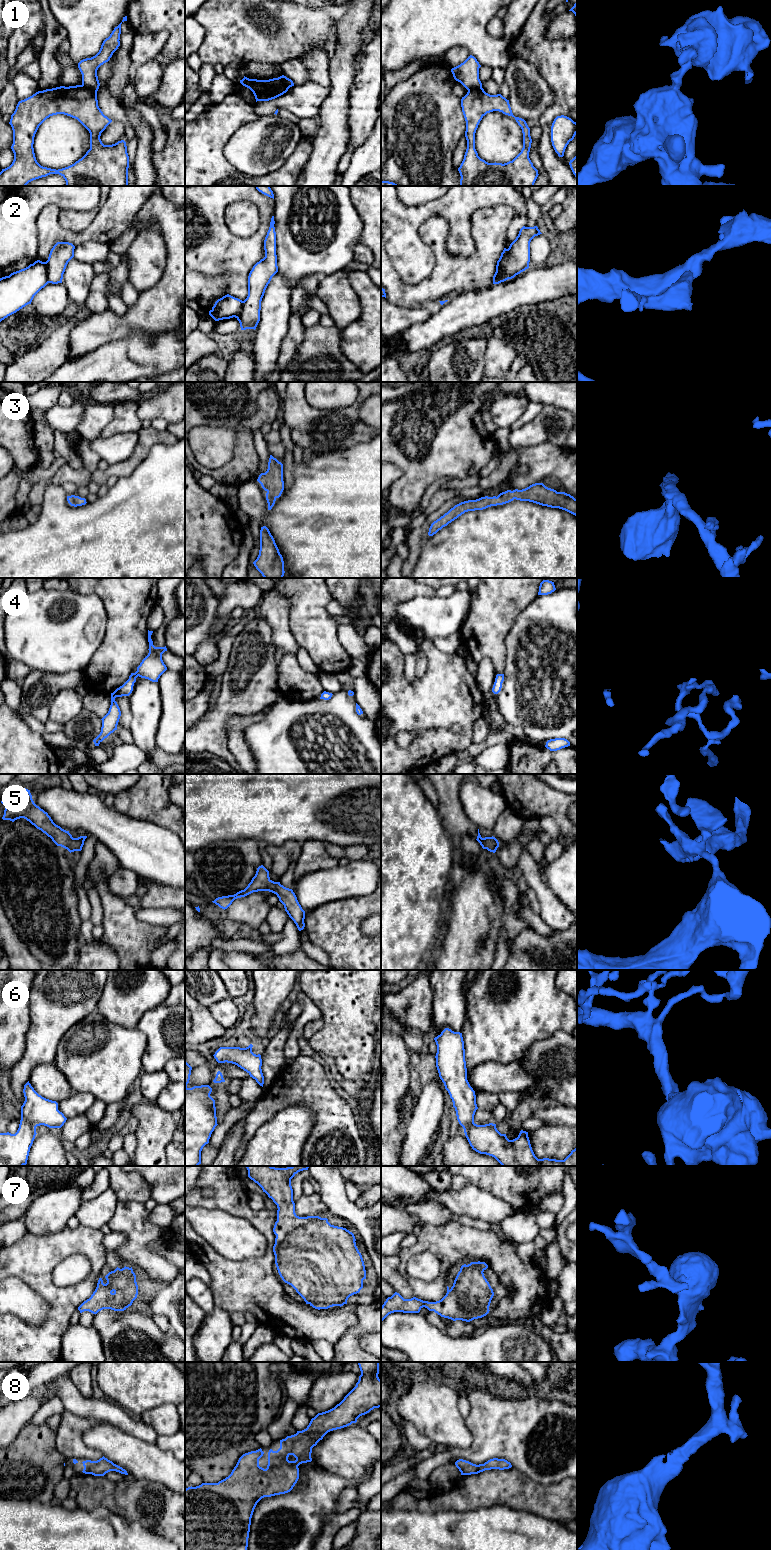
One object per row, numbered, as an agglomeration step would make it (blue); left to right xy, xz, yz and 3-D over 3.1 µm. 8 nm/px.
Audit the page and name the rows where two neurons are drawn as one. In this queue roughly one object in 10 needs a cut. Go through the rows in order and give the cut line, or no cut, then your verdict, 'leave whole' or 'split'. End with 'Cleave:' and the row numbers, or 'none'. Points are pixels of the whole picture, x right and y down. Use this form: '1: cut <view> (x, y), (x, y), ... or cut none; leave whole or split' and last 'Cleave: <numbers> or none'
1: cut xy (81, 85), (96, 92); split
2: cut xy (44, 262), (48, 282); split
3: cut none; leave whole
4: cut none; leave whole
5: cut none; leave whole
6: cut none; leave whole
7: cut none; leave whole
8: cut none; leave whole
Cleave: 1, 2

